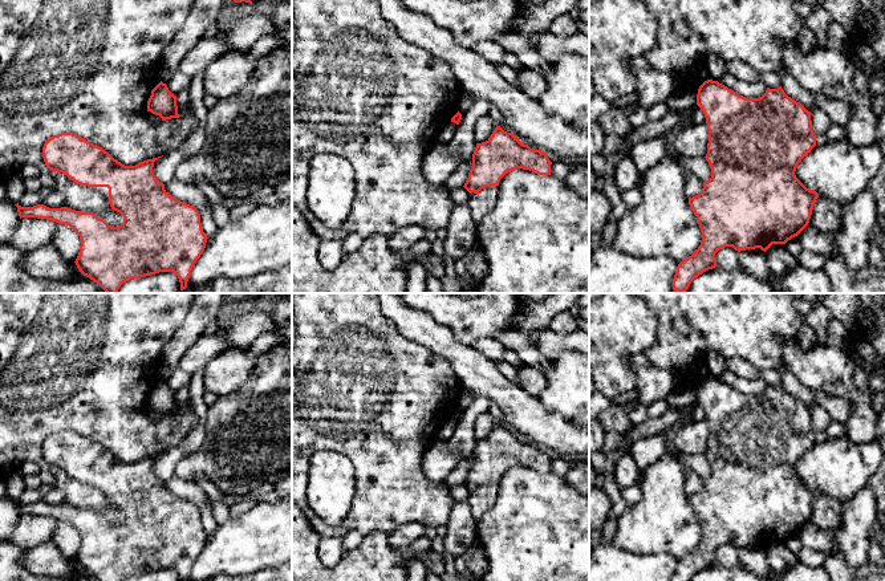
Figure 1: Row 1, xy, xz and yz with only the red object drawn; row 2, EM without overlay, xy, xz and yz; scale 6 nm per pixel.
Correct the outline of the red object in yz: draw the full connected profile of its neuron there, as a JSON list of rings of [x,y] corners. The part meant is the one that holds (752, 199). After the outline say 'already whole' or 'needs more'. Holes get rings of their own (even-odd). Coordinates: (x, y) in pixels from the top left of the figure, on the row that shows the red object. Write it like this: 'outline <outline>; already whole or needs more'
outline [[[705,81],[697,94],[702,109],[709,143],[706,161],[711,178],[702,191],[689,198],[689,204],[702,232],[698,249],[677,267],[673,289],[683,293],[691,281],[716,267],[715,253],[732,247],[735,251],[785,244],[809,223],[819,194],[807,188],[795,175],[797,164],[816,146],[811,111],[788,97],[780,88],[759,98],[739,96],[718,81]]]; already whole

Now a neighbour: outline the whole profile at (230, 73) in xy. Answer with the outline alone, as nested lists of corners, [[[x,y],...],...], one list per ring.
[[[228,50],[211,61],[203,70],[206,94],[223,99],[241,90],[253,74],[257,60],[251,60],[247,52]]]

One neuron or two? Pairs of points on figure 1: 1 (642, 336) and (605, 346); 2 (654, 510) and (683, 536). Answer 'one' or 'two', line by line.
1: one
2: one

